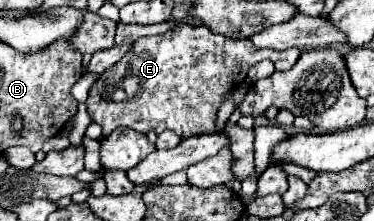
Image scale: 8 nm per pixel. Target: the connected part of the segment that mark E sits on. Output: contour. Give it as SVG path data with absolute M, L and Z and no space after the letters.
M177 23L173 29L169 29L163 35L149 35L139 37L131 51L115 63L111 69L103 71L99 79L89 89L87 99L87 111L95 123L102 127L102 136L109 135L109 131L115 131L117 127L129 127L139 133L163 133L165 129L175 131L179 137L193 137L199 133L213 133L217 111L225 103L225 95L235 89L239 83L245 81L247 71L251 65L269 59L273 61L277 71L291 69L295 61L299 59L299 49L287 49L287 51L271 51L271 49L257 49L249 39L229 39L225 35L215 35L207 27L199 25L187 25Z

